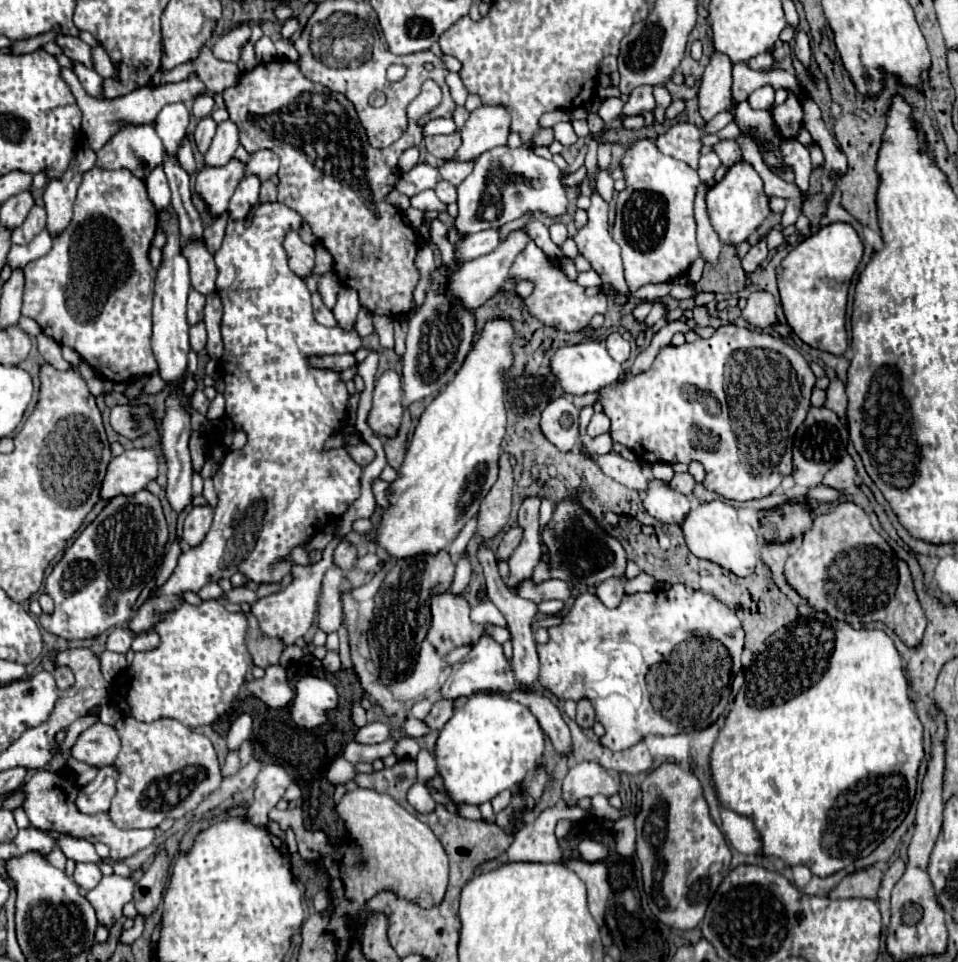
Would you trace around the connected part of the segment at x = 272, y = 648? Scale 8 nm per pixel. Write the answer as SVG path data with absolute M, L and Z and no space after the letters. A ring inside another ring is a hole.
M244 613L246 619L248 619L248 629L246 629L246 647L252 655L252 661L254 665L266 669L268 663L276 663L282 649L286 647L282 641L276 641L276 639L268 639L264 637L264 633L260 633L260 627L258 627L258 621L252 613Z

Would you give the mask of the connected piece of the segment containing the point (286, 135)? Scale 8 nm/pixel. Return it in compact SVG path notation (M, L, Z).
M270 61L270 63L258 65L256 69L248 71L248 73L240 73L236 85L232 85L232 87L228 87L228 89L222 91L222 99L224 99L224 107L226 107L228 113L230 113L230 121L234 121L236 127L238 127L238 131L240 131L240 145L242 145L248 153L254 153L256 149L272 149L272 151L280 157L278 203L282 203L282 205L294 209L296 213L302 215L302 219L308 221L308 225L312 227L314 235L316 235L316 237L324 243L324 247L330 251L330 255L332 255L332 259L334 259L334 273L338 275L340 283L342 283L344 287L356 289L358 295L360 295L360 305L362 305L364 309L368 309L370 313L396 317L396 315L402 315L402 313L406 313L408 309L412 309L412 305L414 305L414 303L412 303L412 291L414 291L414 287L416 287L416 283L418 283L418 271L416 271L416 267L414 267L414 257L416 257L416 251L418 251L418 239L416 239L416 235L414 235L414 229L408 227L408 225L402 221L402 215L398 213L398 209L396 209L394 205L390 205L390 203L384 201L384 195L386 195L388 191L392 191L394 185L396 185L396 181L398 181L398 157L402 155L402 151L408 149L408 147L420 145L420 141L422 141L422 137L424 137L424 135L422 135L422 127L416 125L416 123L410 123L408 129L406 129L406 133L404 133L398 141L394 141L390 147L386 147L386 149L372 149L372 147L368 145L368 137L366 137L364 127L362 127L362 123L360 123L358 115L356 115L354 105L352 105L344 95L334 93L334 91L328 91L328 89L326 89L324 85L320 85L320 83L308 81L308 79L300 73L300 69L298 69L294 63L290 63L290 61Z

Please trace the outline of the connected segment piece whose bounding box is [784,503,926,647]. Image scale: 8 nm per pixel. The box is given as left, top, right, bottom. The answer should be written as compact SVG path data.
M840 503L832 513L816 517L814 527L804 533L800 547L788 557L784 565L784 577L786 583L816 611L824 611L830 617L846 621L850 625L880 621L894 629L894 633L908 647L916 647L922 641L922 633L926 629L926 615L914 591L910 569L900 557L894 557L892 547L880 533L872 529L868 515L854 503Z

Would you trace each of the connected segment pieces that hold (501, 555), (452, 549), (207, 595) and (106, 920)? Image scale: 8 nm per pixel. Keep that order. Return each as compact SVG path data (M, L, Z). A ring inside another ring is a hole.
M510 527L510 531L506 531L506 535L502 537L498 549L496 549L496 561L508 561L510 555L514 553L514 549L520 543L520 527Z
M472 519L472 521L470 521L470 523L460 531L460 535L458 535L450 545L448 545L446 550L453 559L458 559L466 550L466 545L468 545L470 537L474 535L474 531L476 531L476 519Z
M208 583L204 589L200 589L200 593L198 593L204 601L208 601L208 599L222 599L224 597L224 589L218 585L218 583Z
M102 877L100 883L86 893L86 899L96 911L98 923L112 927L122 917L122 907L132 899L134 879L132 877Z

